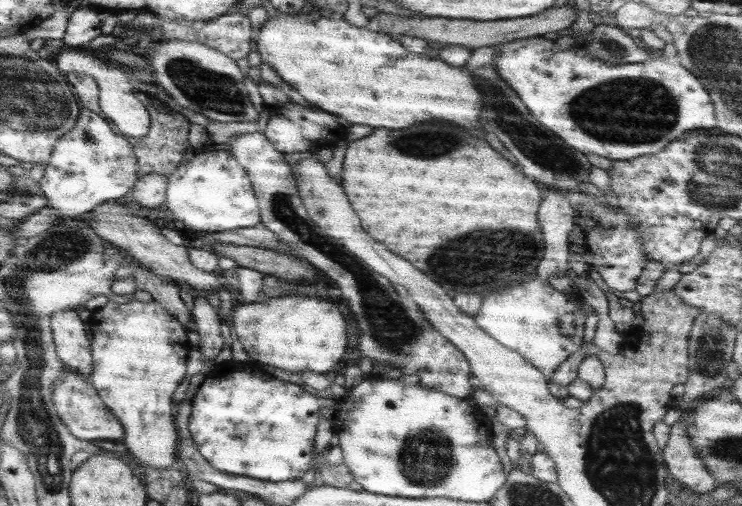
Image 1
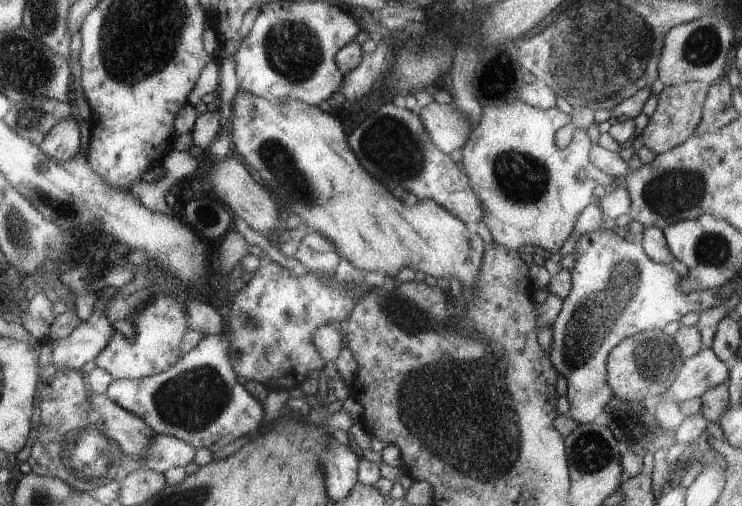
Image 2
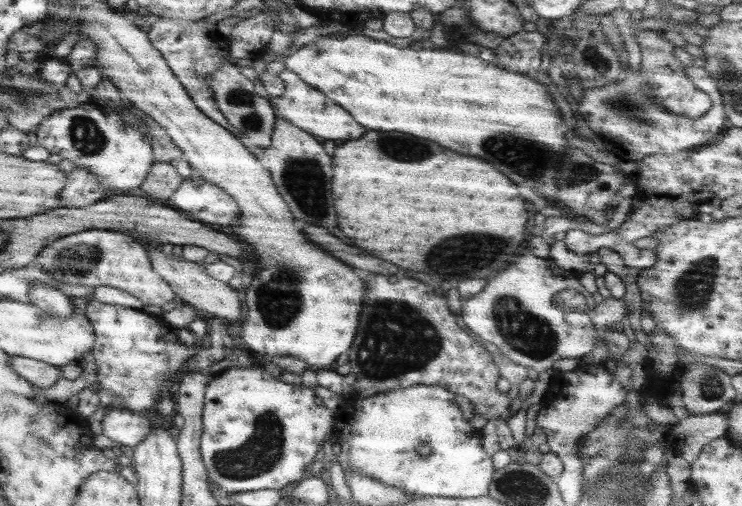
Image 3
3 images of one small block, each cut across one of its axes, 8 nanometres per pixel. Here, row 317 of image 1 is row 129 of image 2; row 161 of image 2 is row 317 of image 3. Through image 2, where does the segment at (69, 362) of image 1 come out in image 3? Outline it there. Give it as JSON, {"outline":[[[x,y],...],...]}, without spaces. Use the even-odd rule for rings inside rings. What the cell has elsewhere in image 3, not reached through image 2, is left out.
{"outline":[[[35,282],[27,290],[27,302],[31,306],[39,307],[45,314],[51,314],[53,318],[67,318],[73,311],[69,297],[61,293],[57,288]]]}

